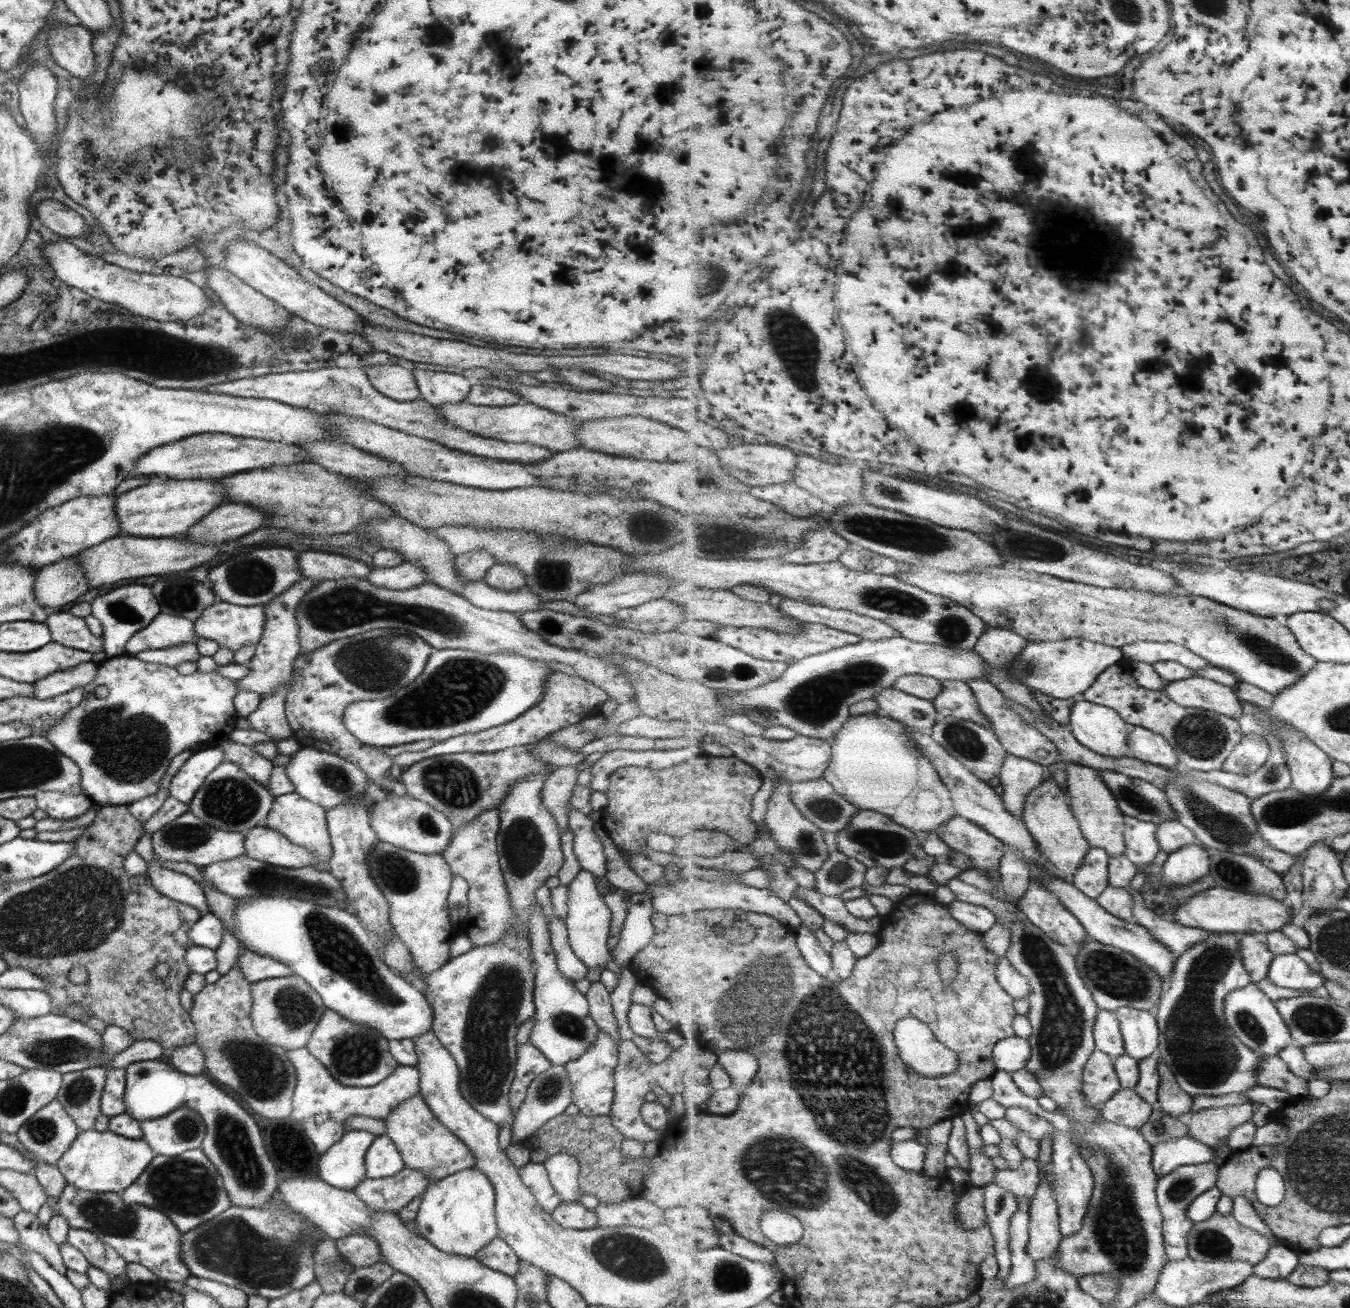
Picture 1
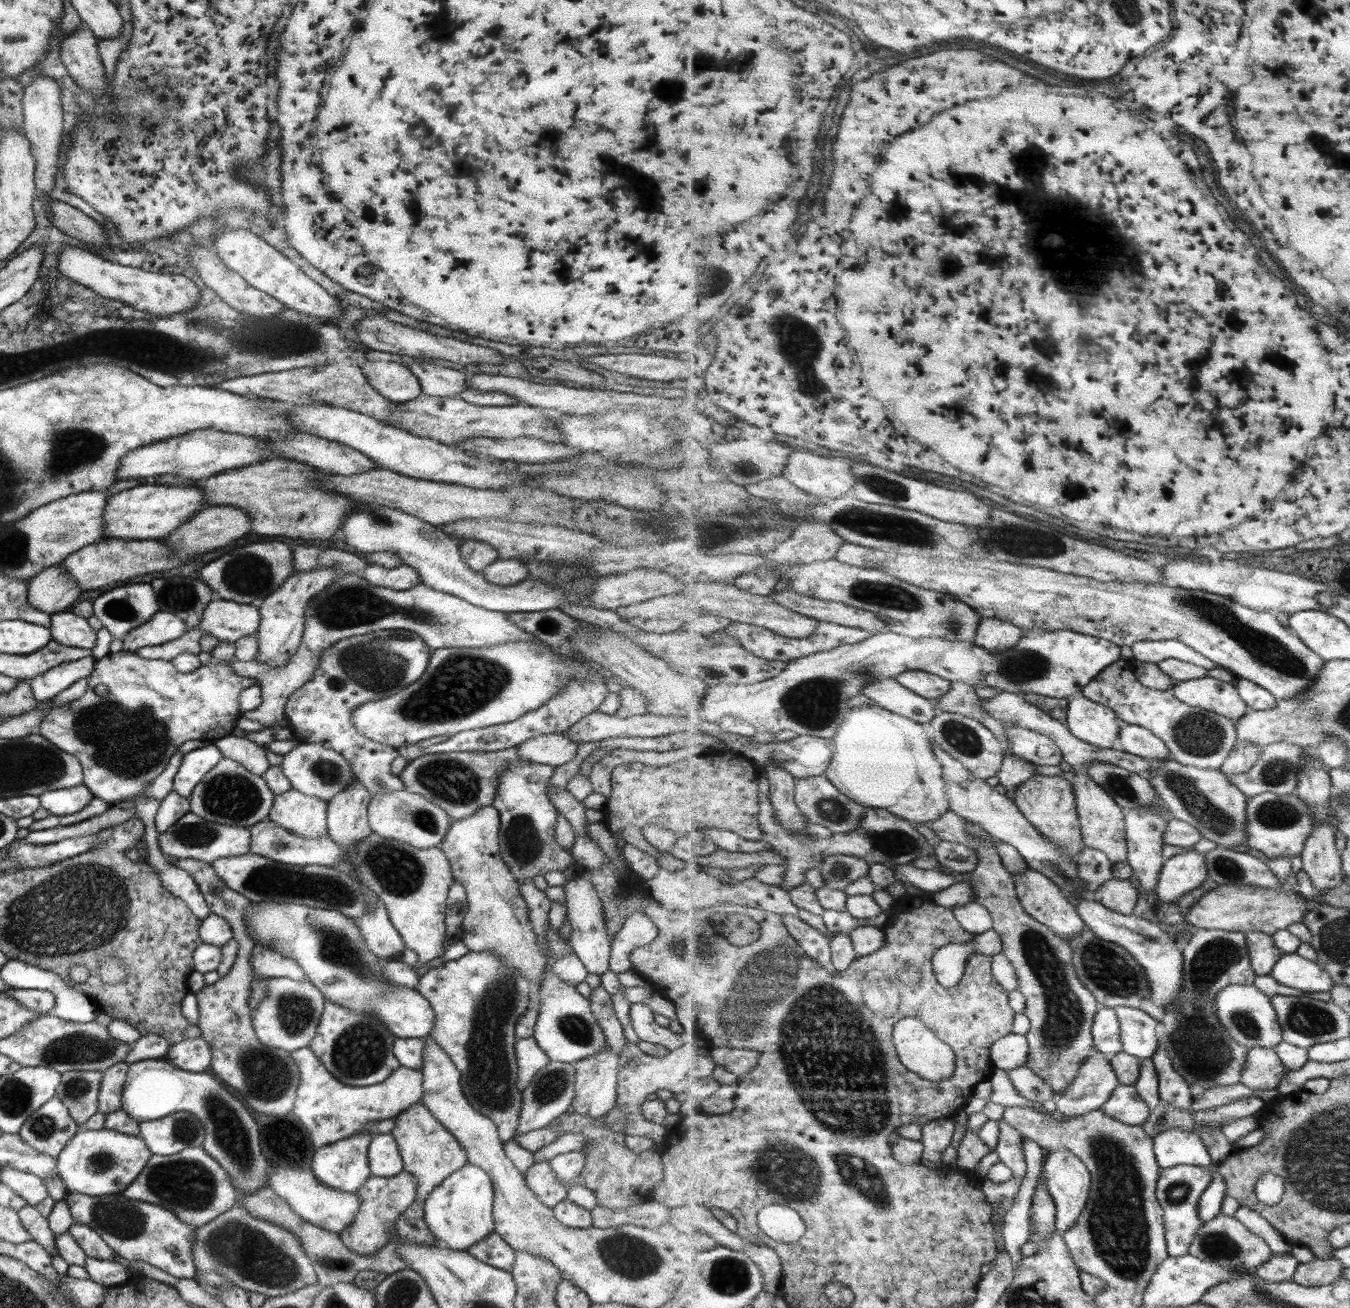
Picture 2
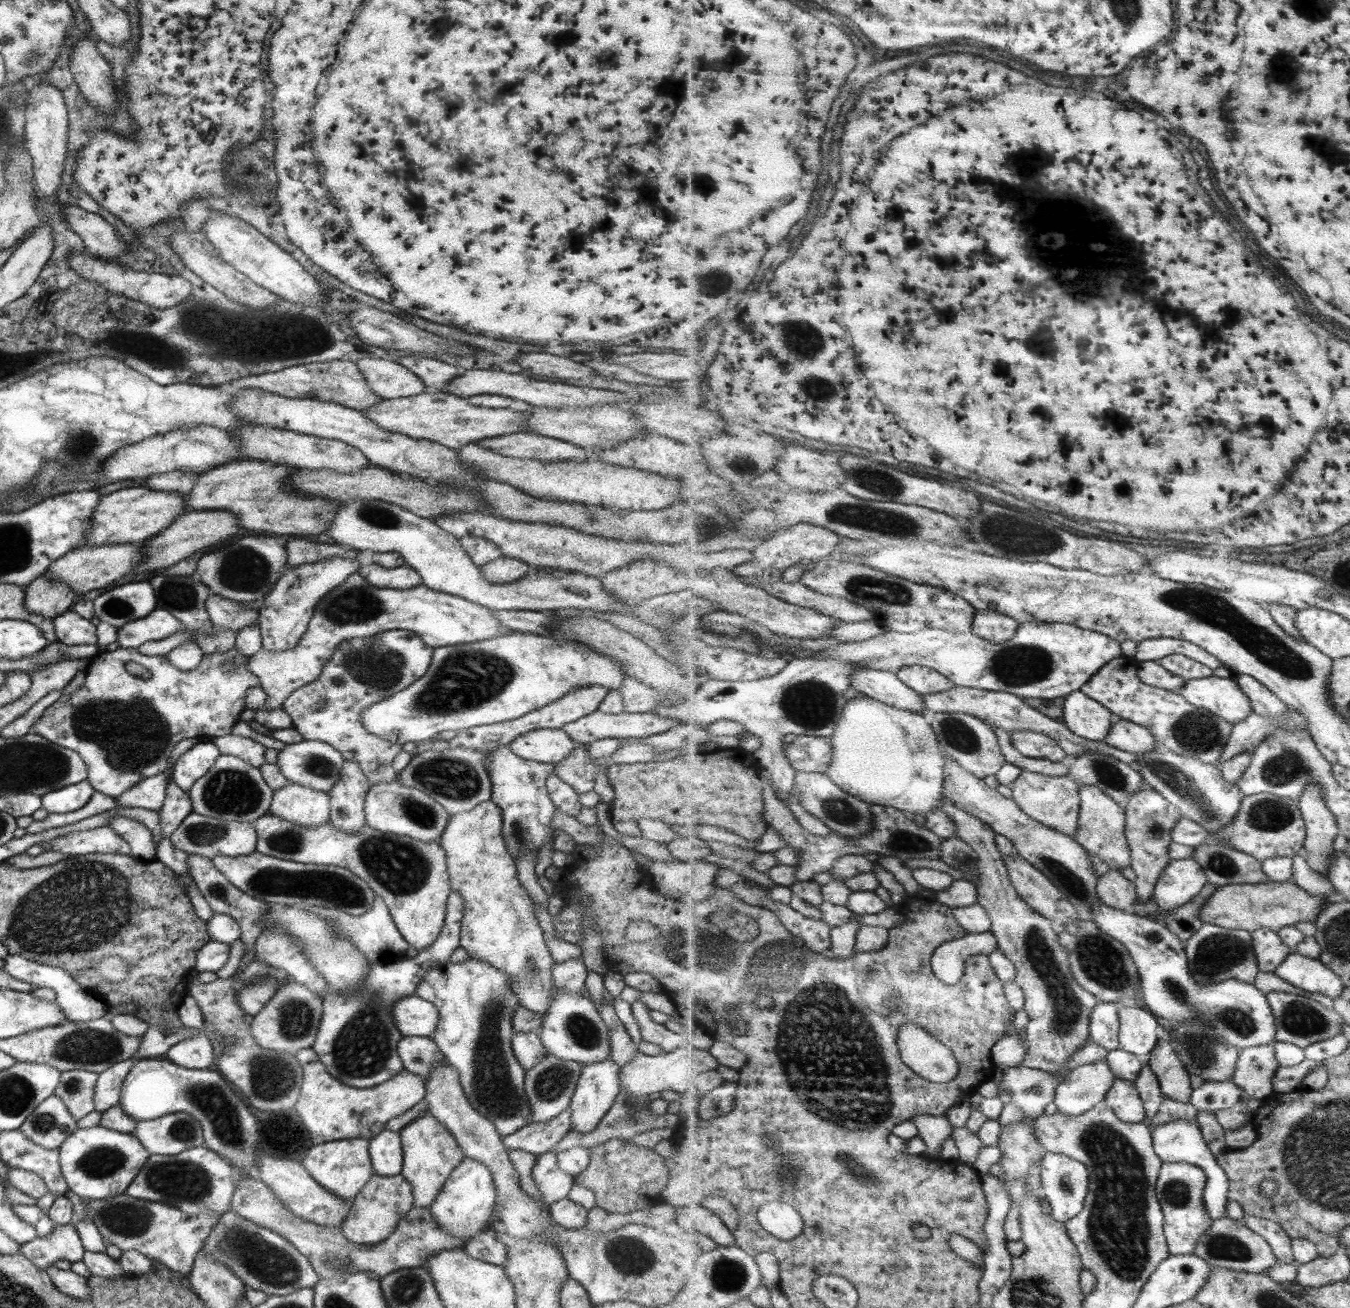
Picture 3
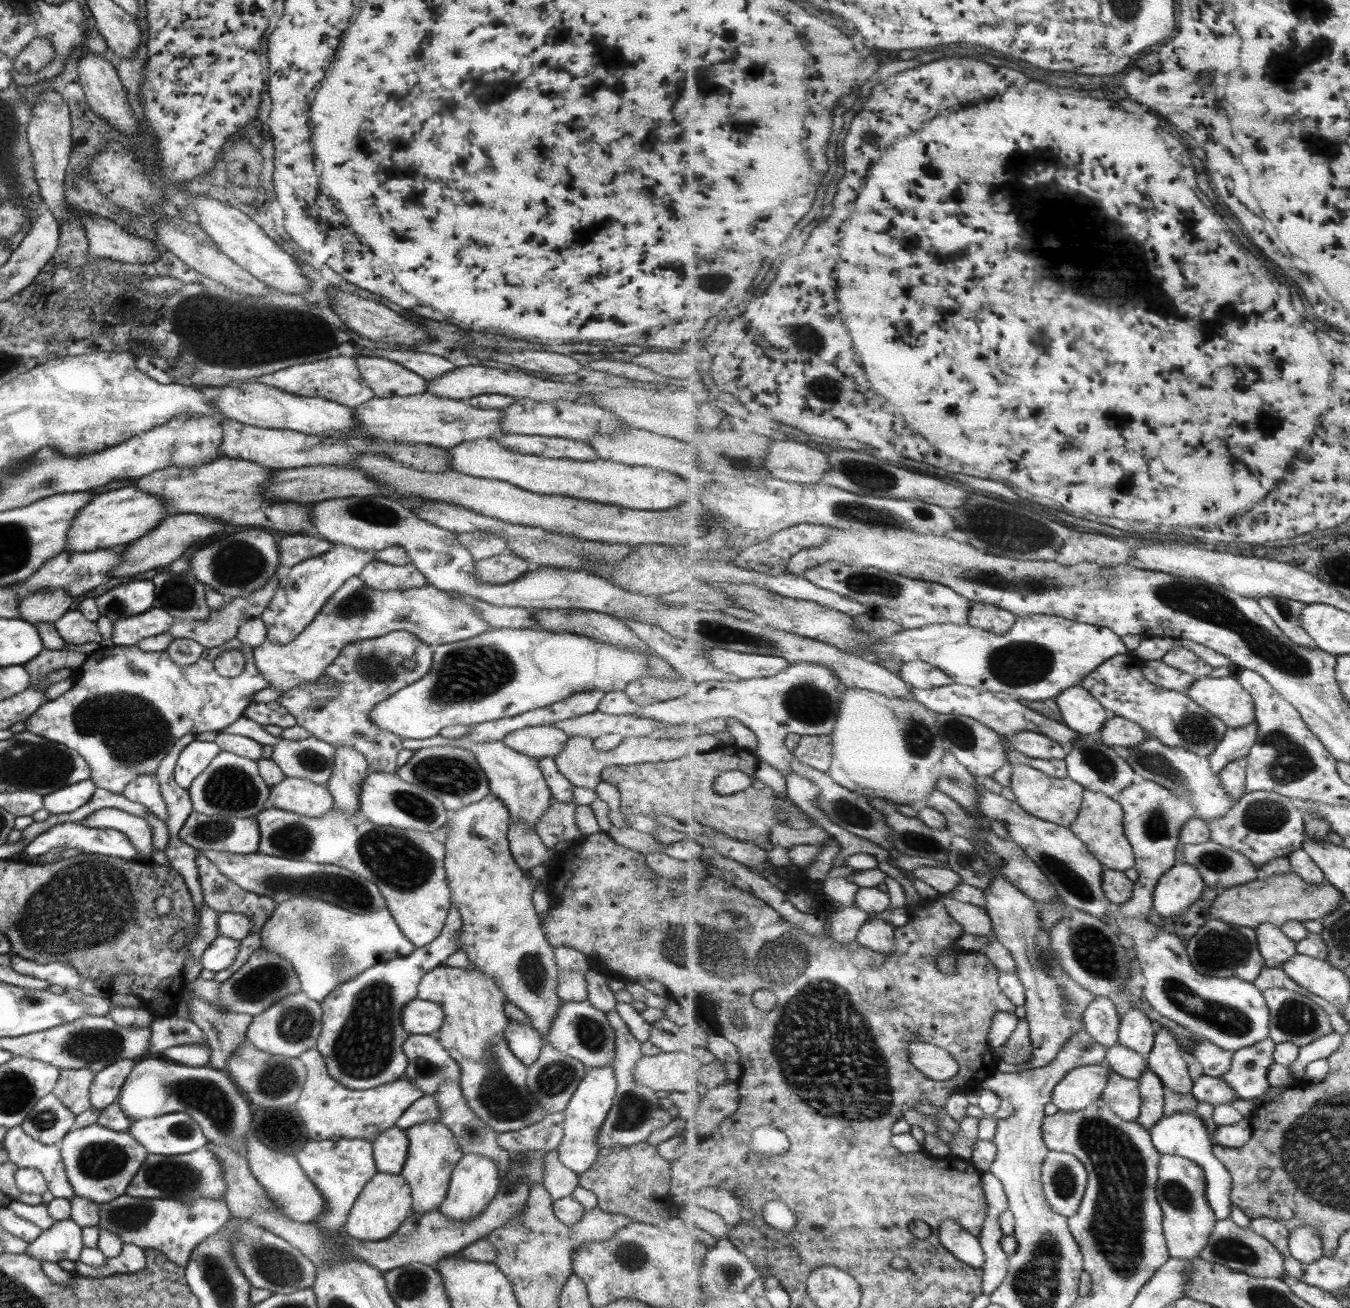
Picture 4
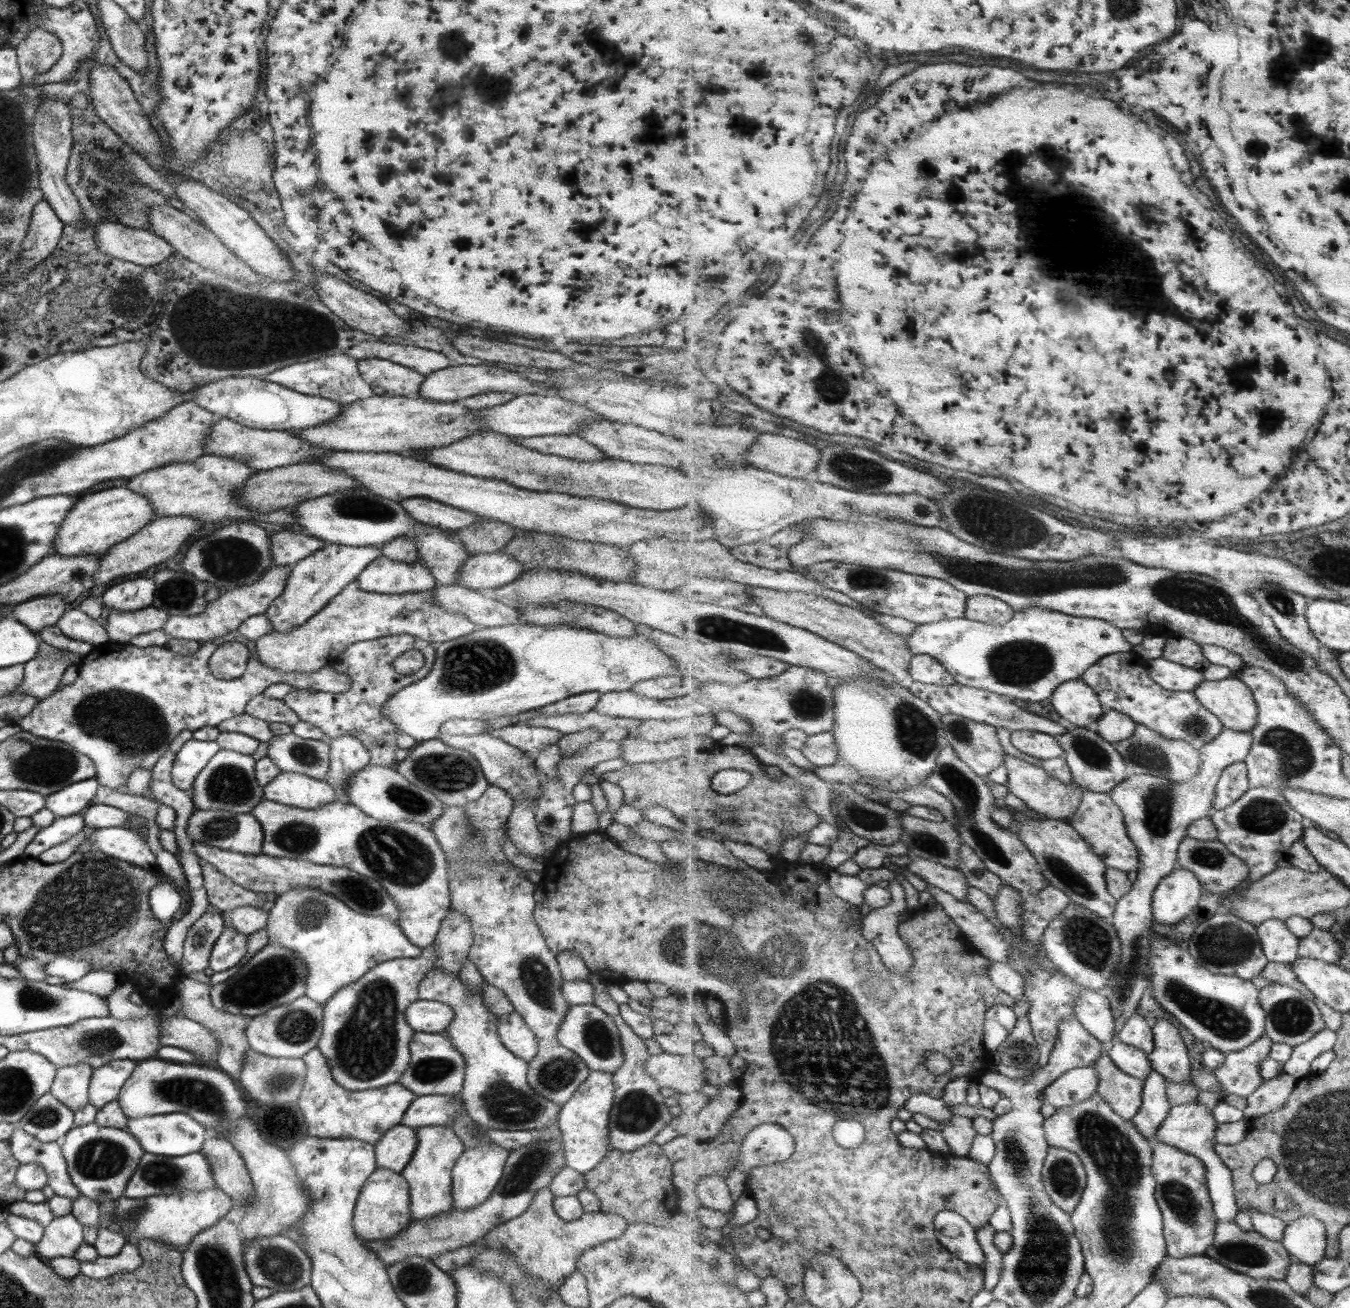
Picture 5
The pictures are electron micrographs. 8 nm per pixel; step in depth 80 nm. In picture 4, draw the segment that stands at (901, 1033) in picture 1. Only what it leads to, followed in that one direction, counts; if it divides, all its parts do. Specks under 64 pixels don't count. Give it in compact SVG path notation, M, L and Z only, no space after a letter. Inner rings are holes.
M923 1040L909 1044L908 1053L911 1063L929 1079L945 1082L951 1081L958 1072L958 1063L953 1055L935 1044Z

